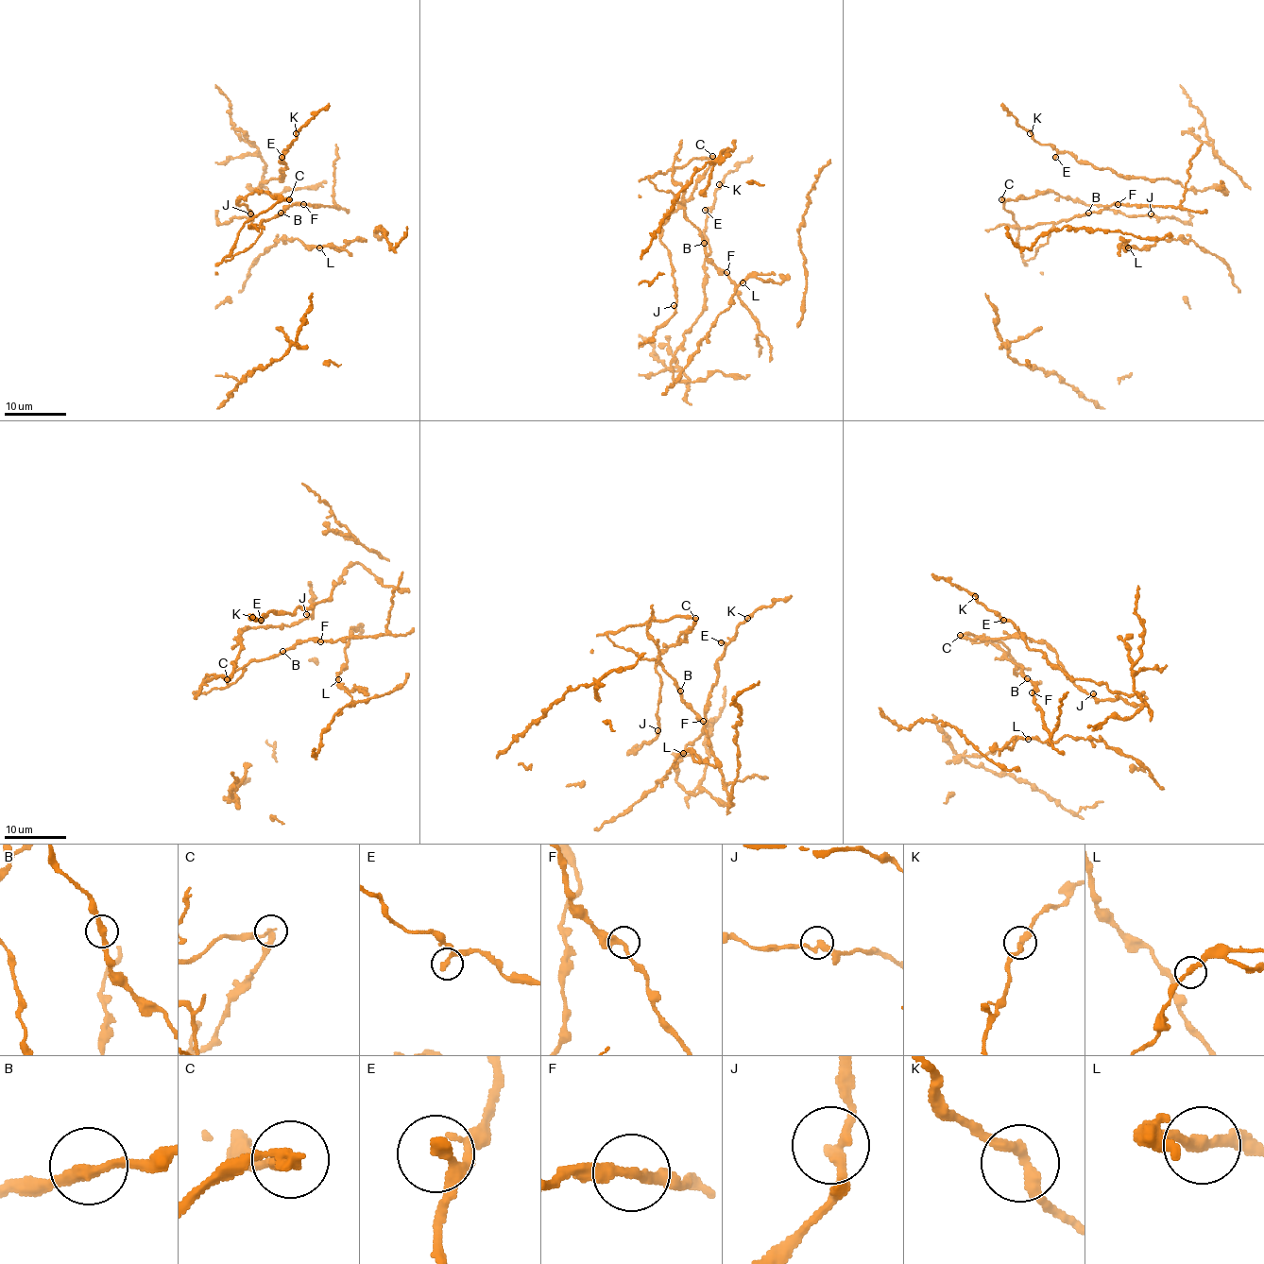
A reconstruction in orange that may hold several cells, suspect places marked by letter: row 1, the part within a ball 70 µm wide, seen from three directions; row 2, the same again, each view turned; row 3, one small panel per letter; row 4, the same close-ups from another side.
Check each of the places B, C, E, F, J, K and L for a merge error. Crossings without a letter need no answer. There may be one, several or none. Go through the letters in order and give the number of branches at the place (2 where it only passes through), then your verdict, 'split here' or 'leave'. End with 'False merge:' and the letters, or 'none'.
B: 2 branches meet; leave
C: 2 branches meet; split here
E: 2 branches meet; leave
F: 2 branches meet; leave
J: 2 branches meet; leave
K: 2 branches meet; leave
L: 2 branches meet; leave
False merge: C

